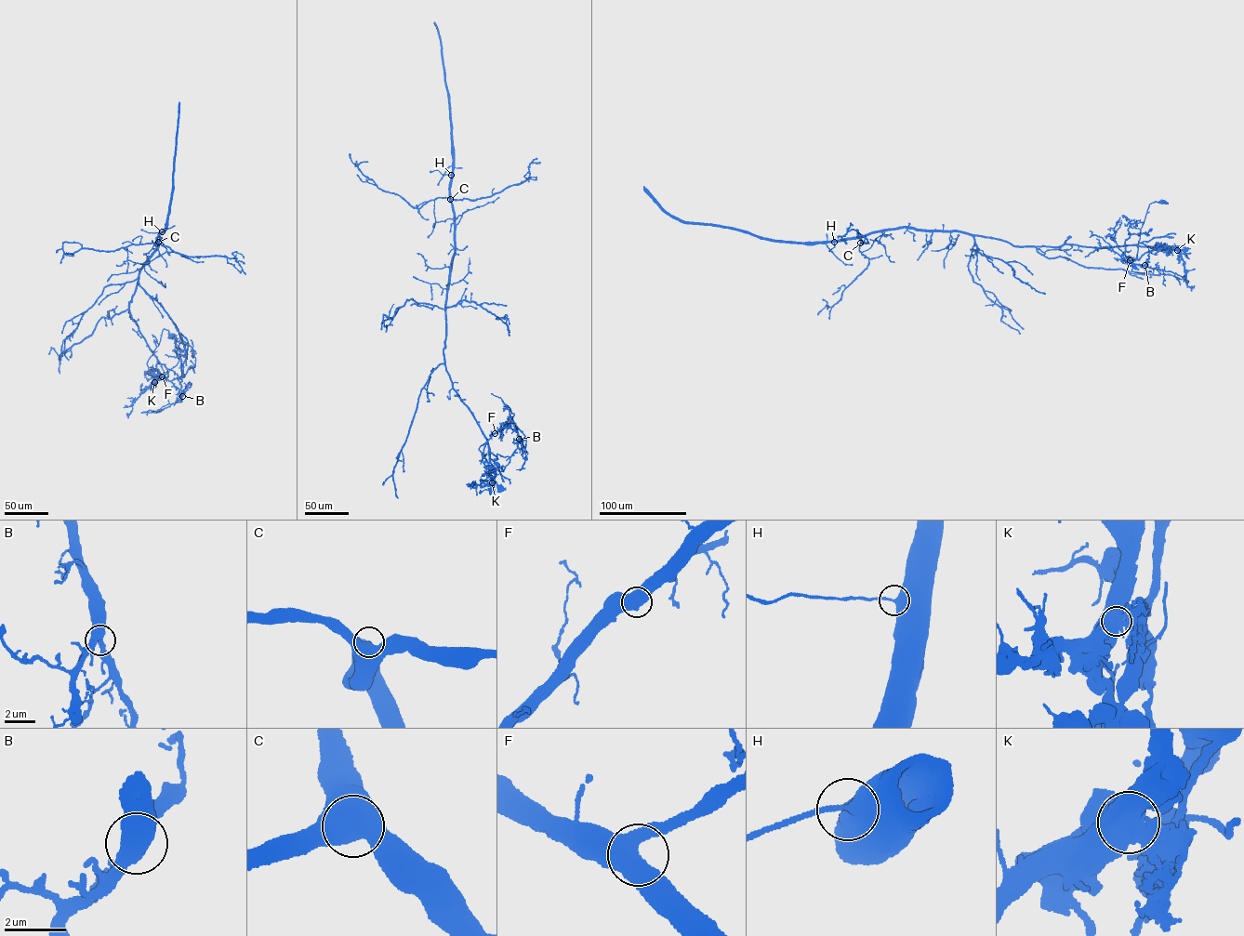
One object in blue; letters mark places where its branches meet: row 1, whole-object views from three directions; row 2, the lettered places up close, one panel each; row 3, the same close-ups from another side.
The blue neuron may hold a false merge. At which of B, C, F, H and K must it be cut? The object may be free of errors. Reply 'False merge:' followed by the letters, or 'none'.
False merge: K

